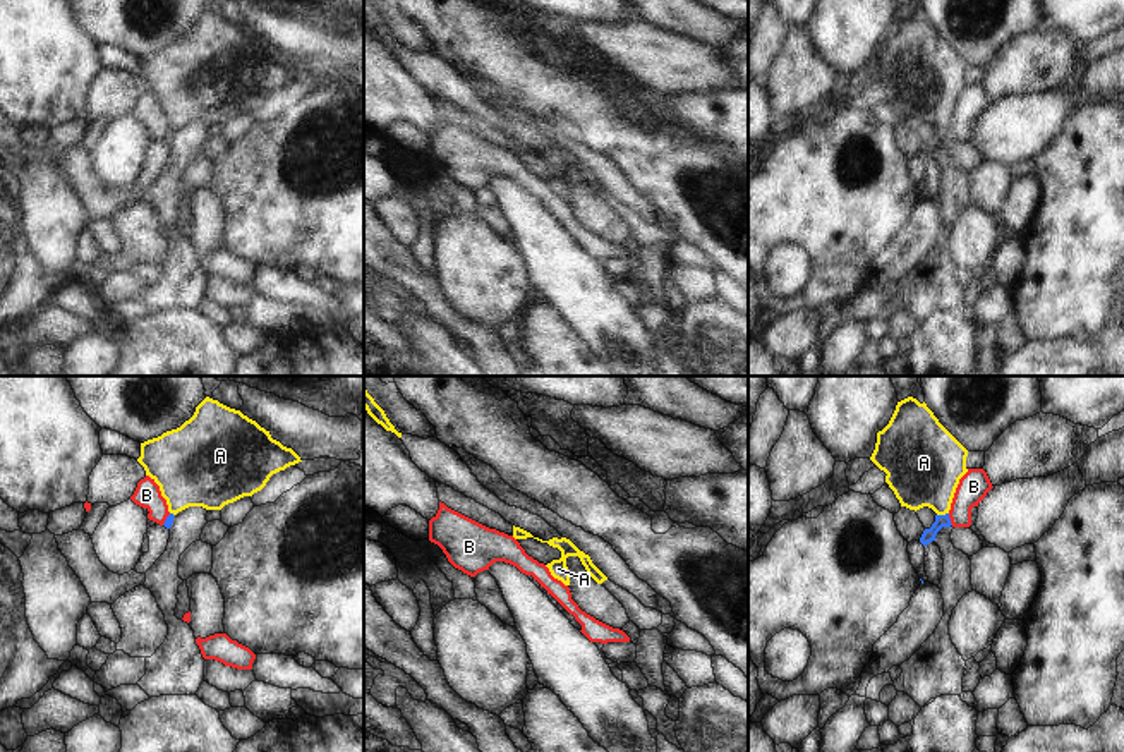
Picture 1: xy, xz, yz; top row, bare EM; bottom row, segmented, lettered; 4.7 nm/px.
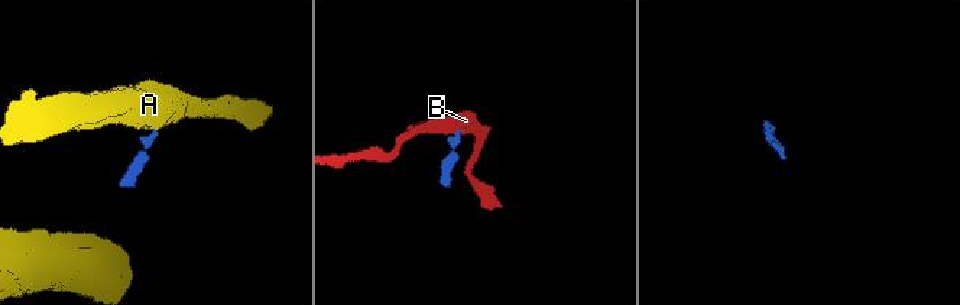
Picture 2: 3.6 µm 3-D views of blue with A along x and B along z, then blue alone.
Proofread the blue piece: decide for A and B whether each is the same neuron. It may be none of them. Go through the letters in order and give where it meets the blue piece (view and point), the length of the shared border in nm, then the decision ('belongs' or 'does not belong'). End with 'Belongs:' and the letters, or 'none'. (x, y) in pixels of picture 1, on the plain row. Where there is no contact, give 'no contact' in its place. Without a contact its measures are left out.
A: meets blue in yz at (942, 131); contact 60 nm long; belongs
B: meets blue in yz at (949, 134); contact 60 nm long; does not belong
Belongs: A

